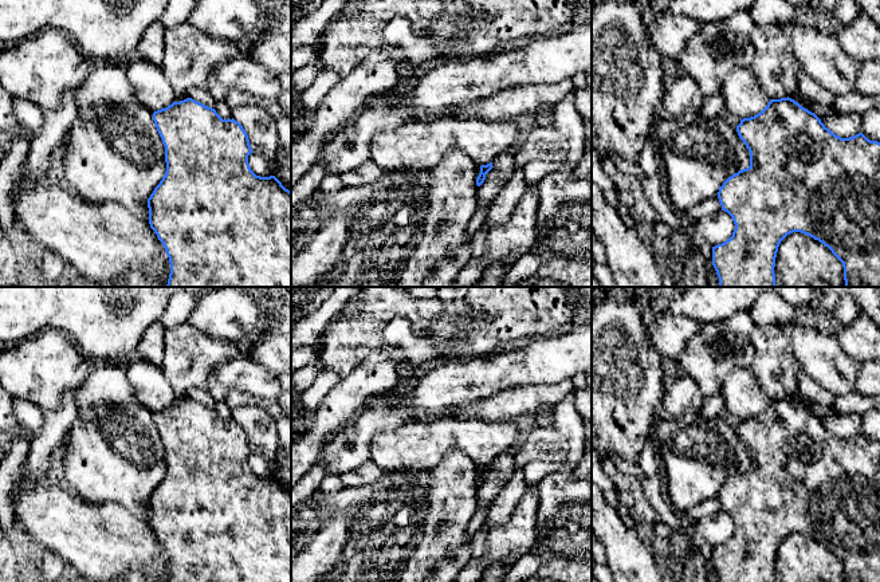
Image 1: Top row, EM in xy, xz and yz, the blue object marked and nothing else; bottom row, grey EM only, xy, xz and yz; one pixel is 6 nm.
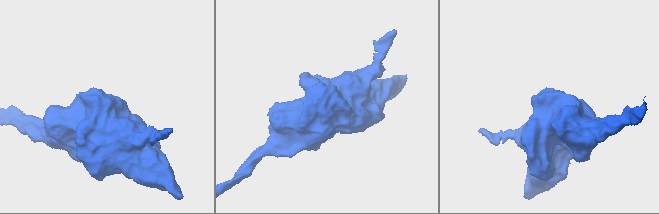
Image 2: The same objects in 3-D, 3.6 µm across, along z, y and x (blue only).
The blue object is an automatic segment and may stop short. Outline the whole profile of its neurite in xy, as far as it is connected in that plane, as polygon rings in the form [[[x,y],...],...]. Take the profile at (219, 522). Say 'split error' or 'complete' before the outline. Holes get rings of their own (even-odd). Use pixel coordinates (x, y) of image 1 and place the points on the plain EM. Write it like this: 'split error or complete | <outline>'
complete | [[[192,398],[154,412],[153,421],[165,447],[166,472],[148,499],[149,524],[169,558],[168,582],[291,582],[291,492],[275,476],[260,477],[251,471],[248,456],[254,452],[243,426],[233,418],[223,420],[215,409]]]

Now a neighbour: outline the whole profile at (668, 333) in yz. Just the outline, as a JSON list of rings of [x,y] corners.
[[[664,311],[648,323],[651,343],[661,354],[679,361],[687,342],[699,331],[700,323]]]

